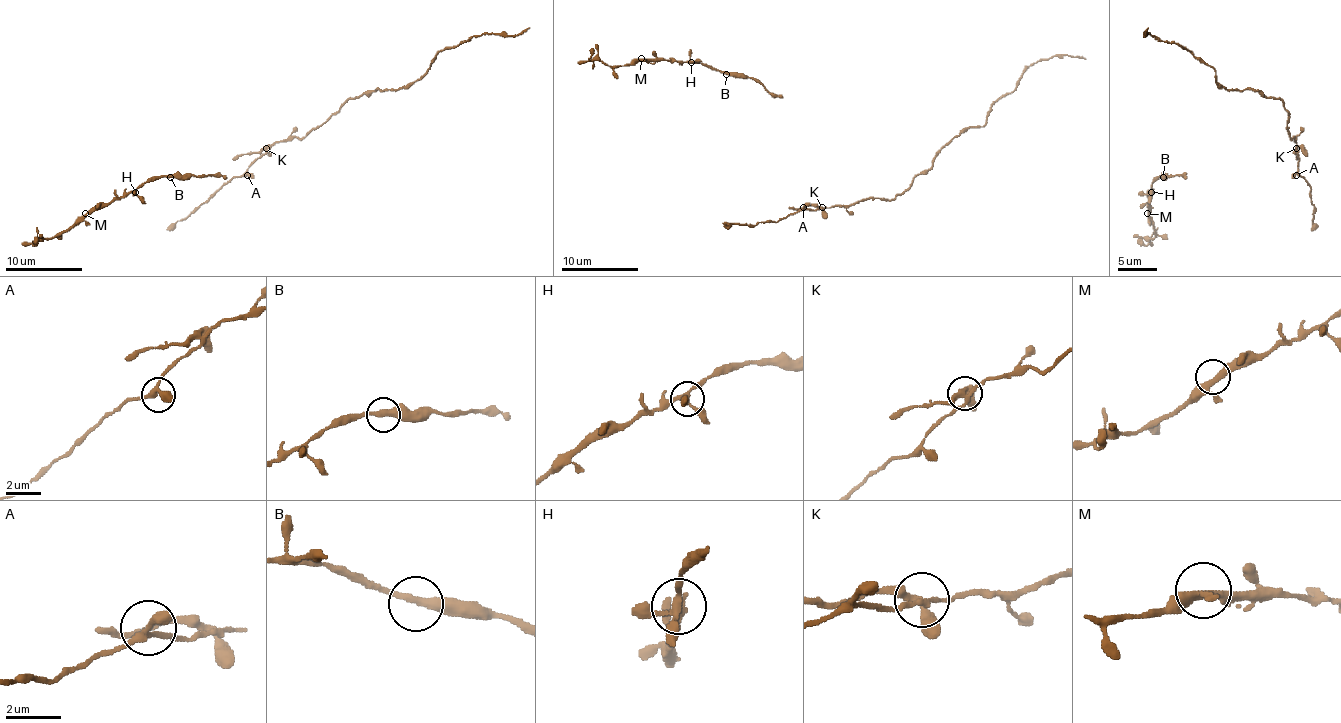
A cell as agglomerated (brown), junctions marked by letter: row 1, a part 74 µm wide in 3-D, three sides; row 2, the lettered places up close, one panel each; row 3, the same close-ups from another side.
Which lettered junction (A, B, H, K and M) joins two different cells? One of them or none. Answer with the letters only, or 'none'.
K

